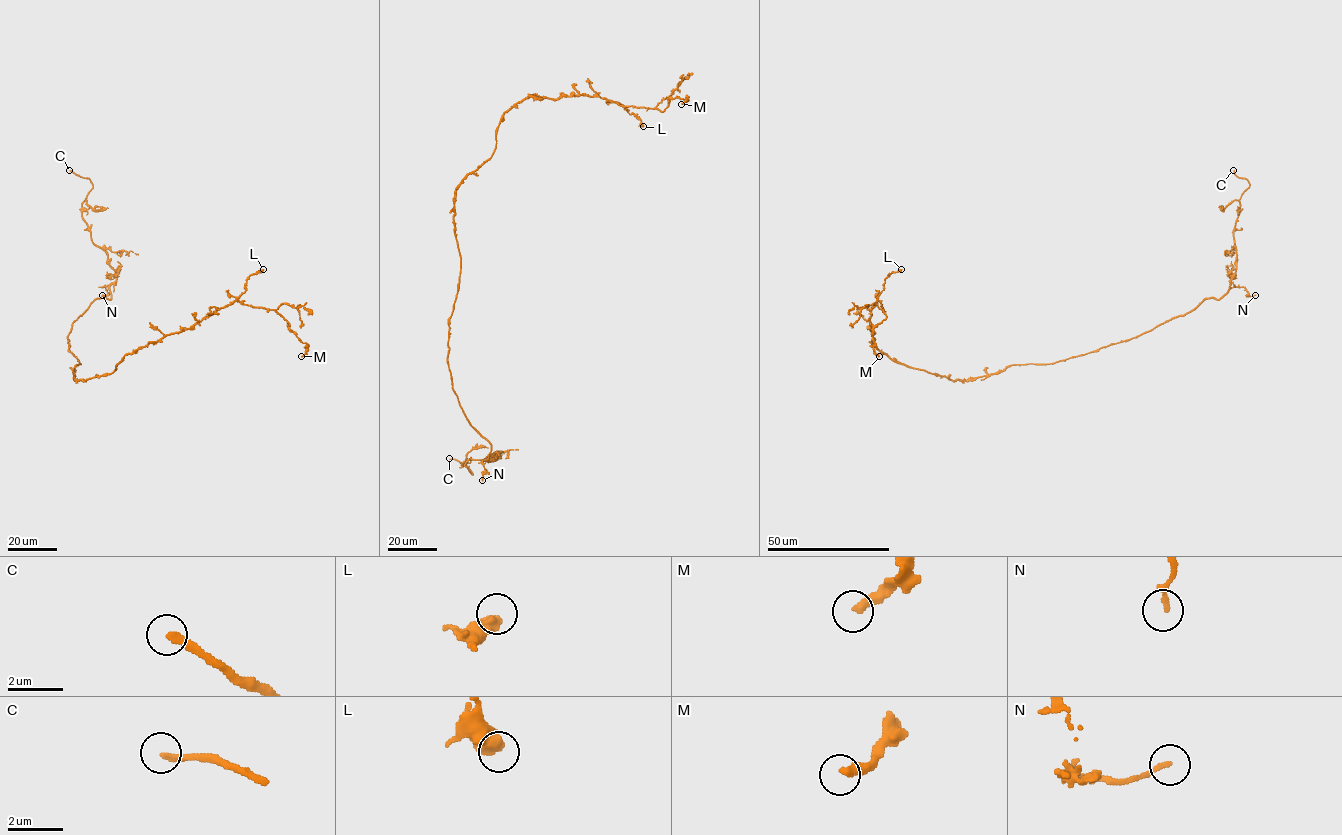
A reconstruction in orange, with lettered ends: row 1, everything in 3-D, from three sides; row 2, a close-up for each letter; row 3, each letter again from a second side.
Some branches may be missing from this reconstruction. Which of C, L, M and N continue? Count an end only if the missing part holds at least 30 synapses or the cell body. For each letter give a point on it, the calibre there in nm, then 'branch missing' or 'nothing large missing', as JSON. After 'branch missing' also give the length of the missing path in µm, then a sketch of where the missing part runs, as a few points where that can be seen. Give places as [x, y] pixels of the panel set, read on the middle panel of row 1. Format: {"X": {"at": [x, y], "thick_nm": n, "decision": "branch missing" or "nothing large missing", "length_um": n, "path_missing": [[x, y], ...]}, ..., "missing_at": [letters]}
{"C": {"at": [449, 458], "thick_nm": 240, "decision": "branch missing", "length_um": 15}, "L": {"at": [643, 126], "thick_nm": 500, "decision": "nothing large missing"}, "M": {"at": [681, 104], "thick_nm": 360, "decision": "nothing large missing"}, "N": {"at": [482, 480], "thick_nm": 180, "decision": "nothing large missing"}, "missing_at": ["C"]}

